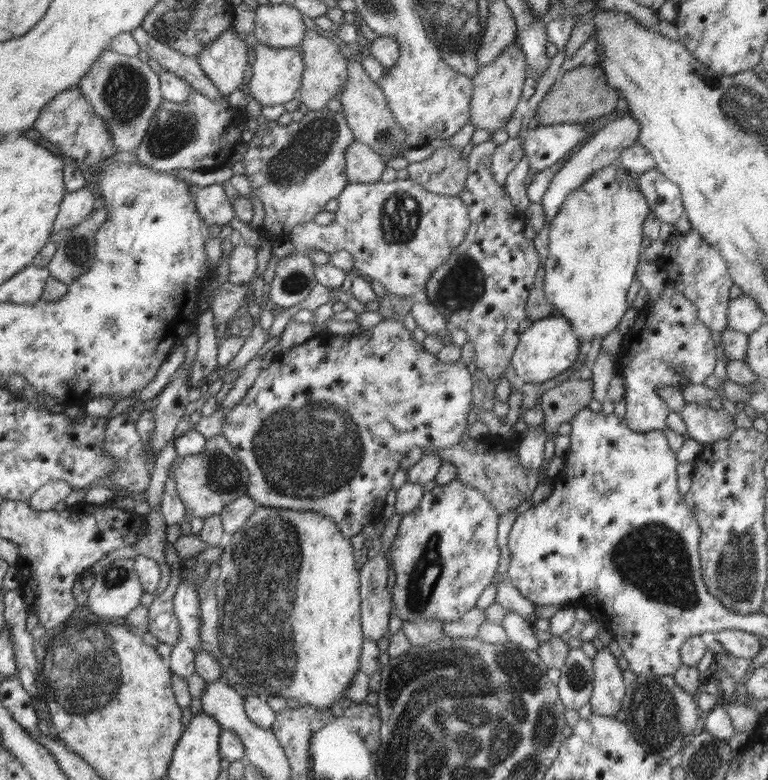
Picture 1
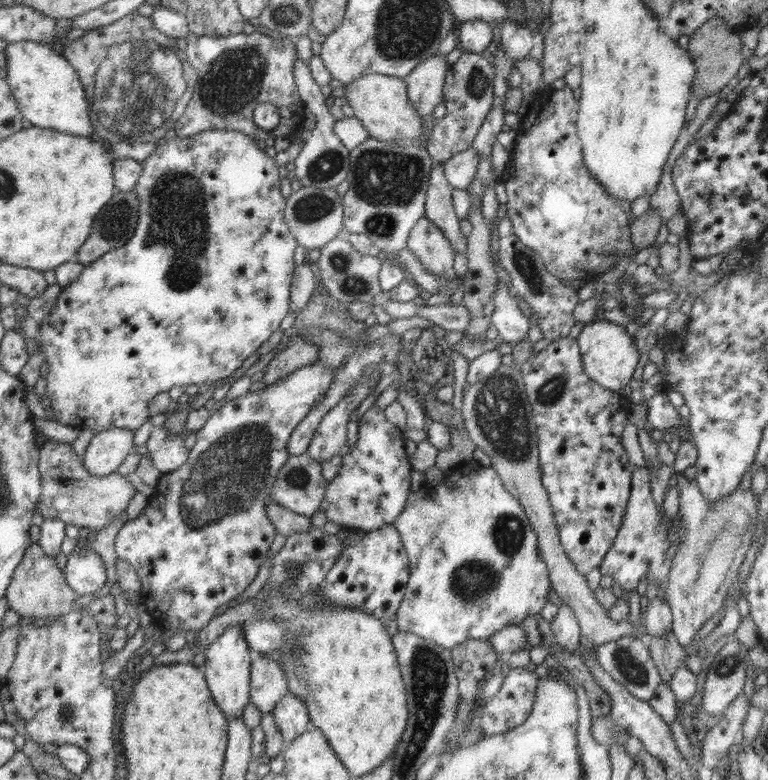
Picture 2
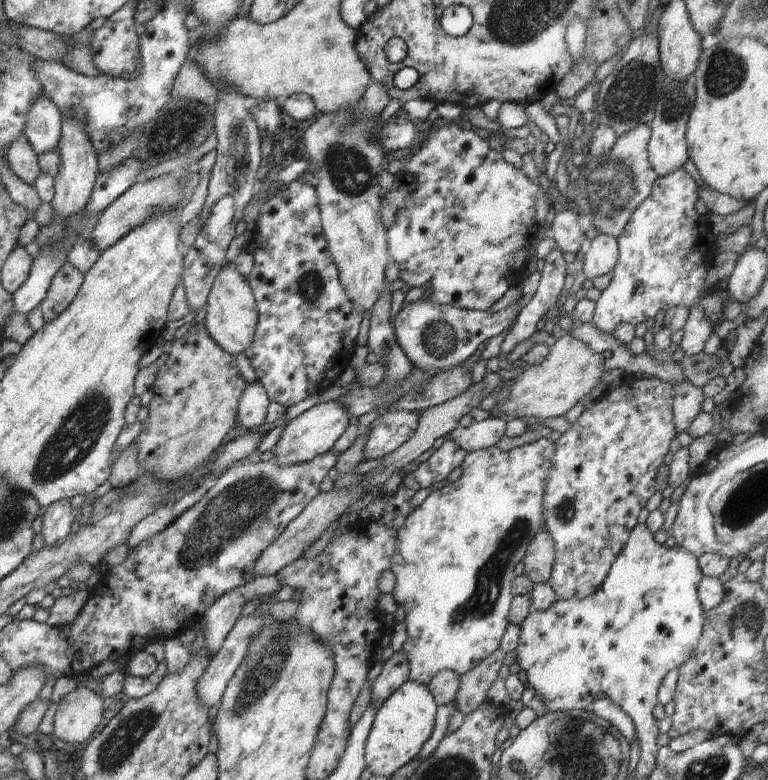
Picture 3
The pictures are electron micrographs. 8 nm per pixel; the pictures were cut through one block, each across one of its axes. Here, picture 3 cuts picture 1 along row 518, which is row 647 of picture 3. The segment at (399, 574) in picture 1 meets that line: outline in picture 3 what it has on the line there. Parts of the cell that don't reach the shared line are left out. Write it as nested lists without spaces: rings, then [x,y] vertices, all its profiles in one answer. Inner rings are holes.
[[[541,437],[534,443],[515,447],[510,451],[500,451],[496,445],[487,449],[478,449],[466,453],[462,461],[462,476],[454,482],[448,483],[441,489],[434,490],[431,495],[415,508],[408,516],[401,529],[397,530],[397,547],[391,558],[390,570],[396,576],[394,591],[391,592],[394,600],[402,604],[404,610],[404,623],[407,637],[400,652],[406,655],[409,666],[409,680],[427,685],[435,674],[440,671],[452,671],[459,675],[470,672],[479,662],[496,652],[500,646],[500,639],[510,622],[508,620],[511,600],[513,599],[512,581],[514,580],[514,568],[522,562],[527,555],[528,545],[533,538],[544,528],[543,496],[547,483],[548,471],[552,470],[555,455],[555,442],[547,437]]]

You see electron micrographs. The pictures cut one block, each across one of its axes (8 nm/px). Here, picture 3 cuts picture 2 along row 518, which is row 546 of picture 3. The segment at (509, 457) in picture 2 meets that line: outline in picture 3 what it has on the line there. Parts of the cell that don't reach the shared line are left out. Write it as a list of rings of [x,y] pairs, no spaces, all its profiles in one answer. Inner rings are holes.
[[[542,528],[528,545],[527,555],[522,562],[525,564],[524,574],[528,575],[534,584],[548,582],[555,563],[555,546],[545,528]]]

